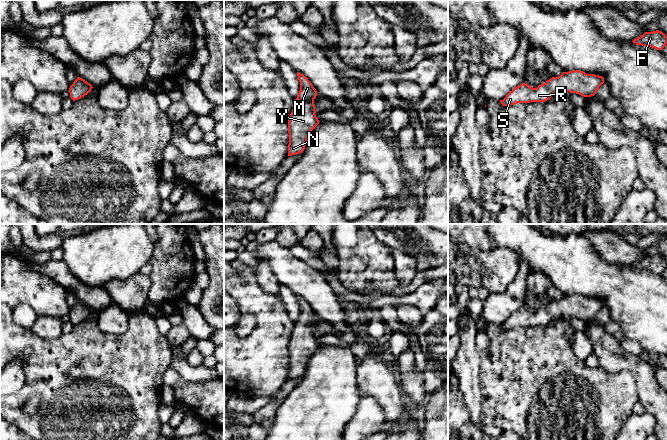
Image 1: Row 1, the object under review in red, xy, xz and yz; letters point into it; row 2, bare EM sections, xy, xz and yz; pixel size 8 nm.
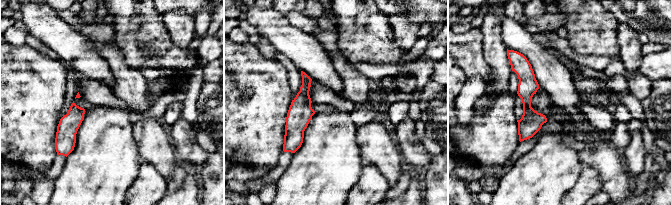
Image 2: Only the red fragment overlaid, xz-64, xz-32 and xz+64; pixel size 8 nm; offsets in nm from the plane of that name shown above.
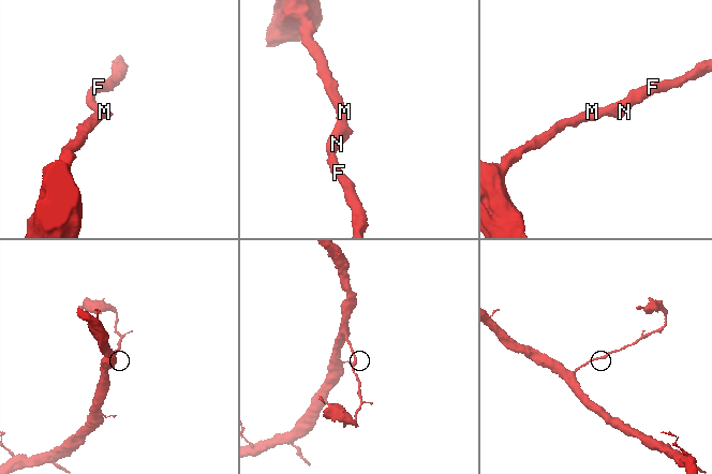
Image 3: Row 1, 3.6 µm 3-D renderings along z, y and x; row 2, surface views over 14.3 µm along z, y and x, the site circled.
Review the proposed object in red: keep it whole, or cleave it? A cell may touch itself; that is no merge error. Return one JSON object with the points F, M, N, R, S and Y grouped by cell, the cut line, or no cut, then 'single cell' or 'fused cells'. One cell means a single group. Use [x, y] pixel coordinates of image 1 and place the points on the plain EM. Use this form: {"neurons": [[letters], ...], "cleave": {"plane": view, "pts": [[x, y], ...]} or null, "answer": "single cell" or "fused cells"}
{"neurons": [["F", "M", "N", "R", "S", "Y"]], "cleave": null, "answer": "single cell"}

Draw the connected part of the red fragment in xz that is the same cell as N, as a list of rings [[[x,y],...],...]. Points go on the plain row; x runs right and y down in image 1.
[[[298,296],[297,300],[300,315],[288,345],[288,380],[303,377],[309,358],[320,346],[314,329],[317,315],[307,301]]]

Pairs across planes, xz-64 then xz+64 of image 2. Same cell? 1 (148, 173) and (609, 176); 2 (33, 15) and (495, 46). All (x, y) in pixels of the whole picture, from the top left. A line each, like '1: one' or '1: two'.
1: two
2: two

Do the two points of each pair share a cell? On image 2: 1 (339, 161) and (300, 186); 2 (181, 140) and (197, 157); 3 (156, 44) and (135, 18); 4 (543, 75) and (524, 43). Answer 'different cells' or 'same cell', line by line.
1: same cell
2: same cell
3: same cell
4: same cell

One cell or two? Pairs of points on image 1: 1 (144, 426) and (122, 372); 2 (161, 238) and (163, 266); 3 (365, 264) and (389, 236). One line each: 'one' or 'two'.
1: one
2: one
3: two

